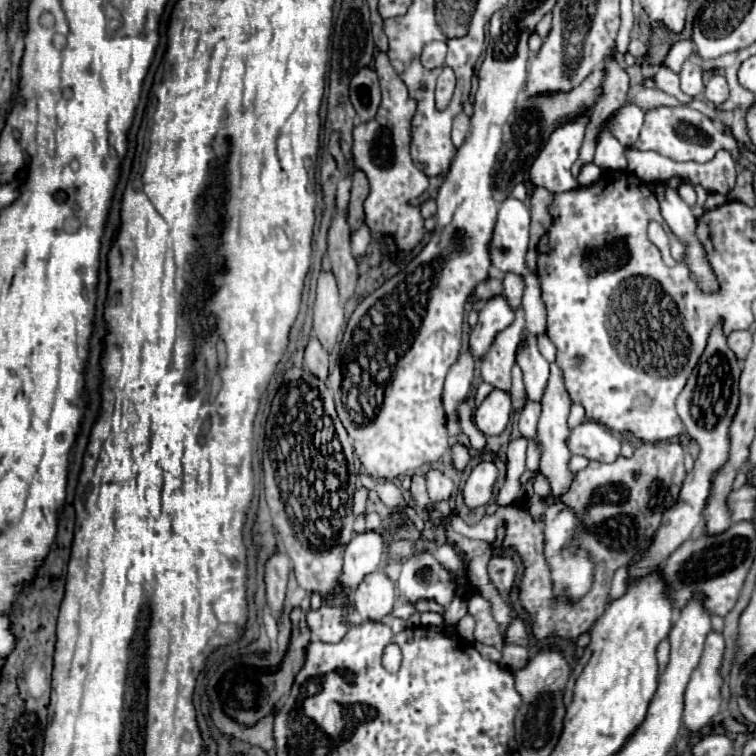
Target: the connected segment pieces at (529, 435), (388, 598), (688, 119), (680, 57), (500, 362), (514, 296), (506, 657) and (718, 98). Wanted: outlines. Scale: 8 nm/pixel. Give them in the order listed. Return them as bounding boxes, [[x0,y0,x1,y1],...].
[[518,401,540,439],[352,571,396,621],[632,105,740,163],[664,39,694,71],[480,307,526,393],[504,273,526,309],[500,647,528,671],[704,75,730,107]]

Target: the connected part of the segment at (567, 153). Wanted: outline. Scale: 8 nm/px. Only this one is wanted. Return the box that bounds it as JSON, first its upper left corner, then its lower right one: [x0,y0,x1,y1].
[530,113,590,193]

